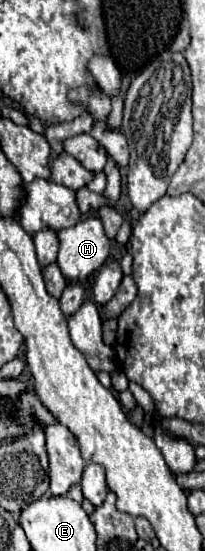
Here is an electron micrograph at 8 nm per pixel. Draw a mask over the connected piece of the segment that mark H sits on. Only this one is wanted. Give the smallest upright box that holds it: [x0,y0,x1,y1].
[58,217,110,283]

